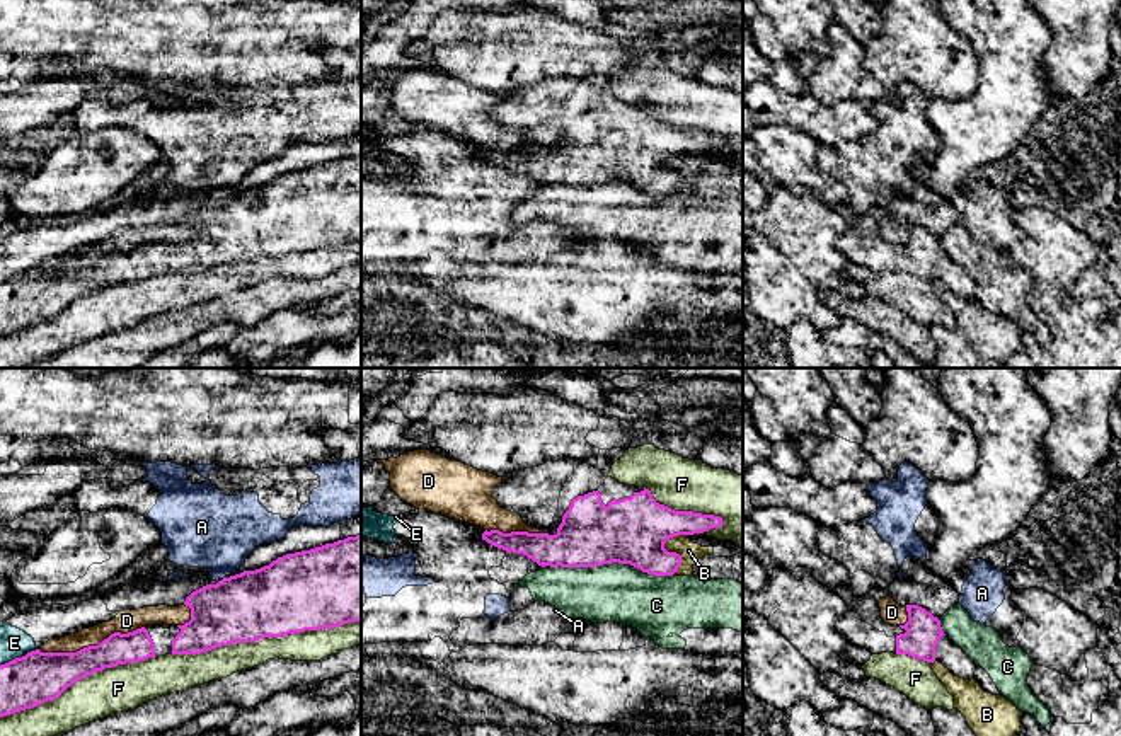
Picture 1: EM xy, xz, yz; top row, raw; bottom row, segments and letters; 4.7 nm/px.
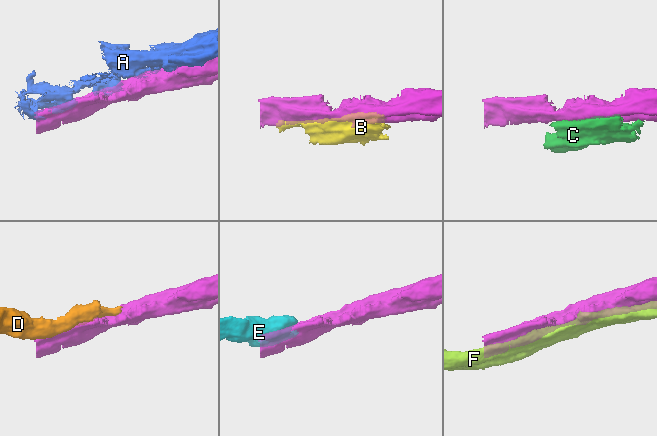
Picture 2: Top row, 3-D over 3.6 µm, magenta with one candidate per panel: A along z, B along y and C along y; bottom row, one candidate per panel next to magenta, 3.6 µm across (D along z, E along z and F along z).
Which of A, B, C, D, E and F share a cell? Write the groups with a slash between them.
A D / B / C / E / F

